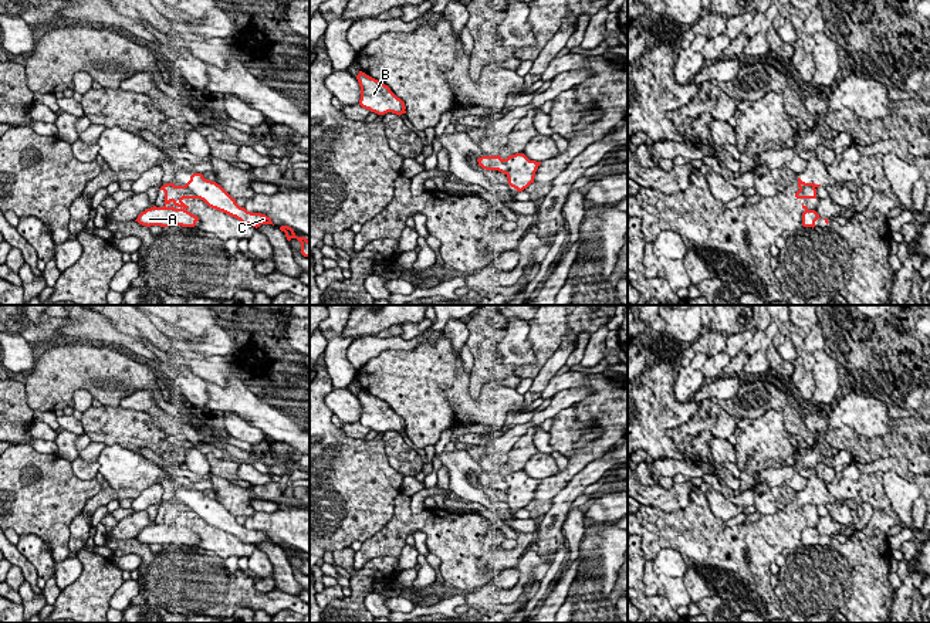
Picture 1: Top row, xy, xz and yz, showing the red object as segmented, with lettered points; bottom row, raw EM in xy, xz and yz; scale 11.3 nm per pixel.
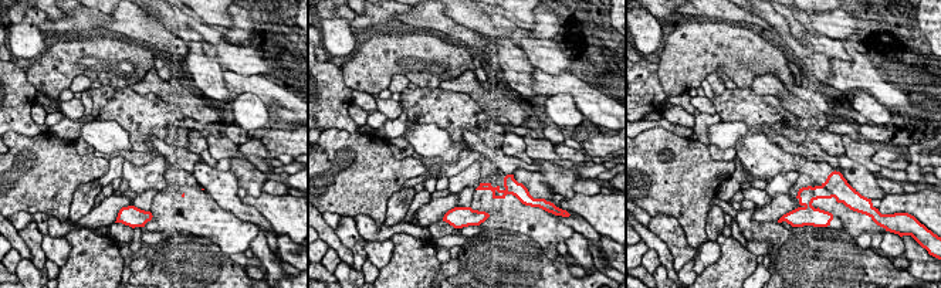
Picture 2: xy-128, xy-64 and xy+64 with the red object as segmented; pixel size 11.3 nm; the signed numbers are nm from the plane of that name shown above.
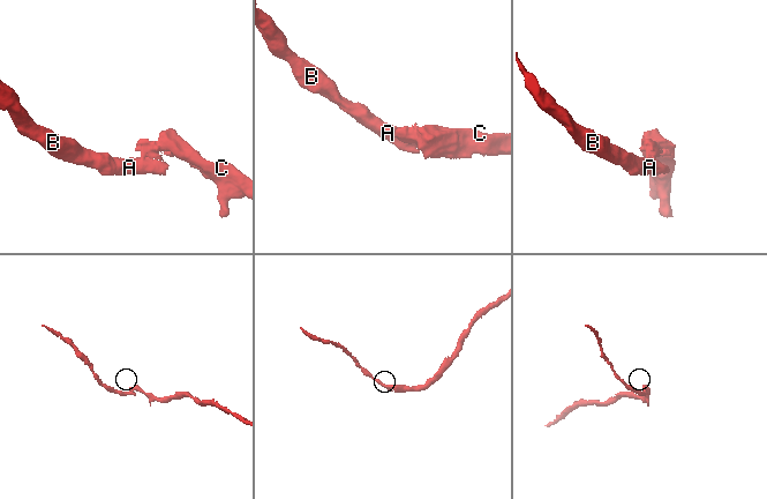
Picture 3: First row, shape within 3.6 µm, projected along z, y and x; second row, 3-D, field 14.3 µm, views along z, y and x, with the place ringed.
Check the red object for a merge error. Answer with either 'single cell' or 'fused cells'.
fused cells

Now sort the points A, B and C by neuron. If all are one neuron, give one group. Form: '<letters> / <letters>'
A B / C

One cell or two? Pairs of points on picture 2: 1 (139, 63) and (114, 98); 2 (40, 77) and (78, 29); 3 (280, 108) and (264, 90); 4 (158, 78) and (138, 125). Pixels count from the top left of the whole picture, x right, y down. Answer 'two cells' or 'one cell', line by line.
1: two cells
2: one cell
3: one cell
4: two cells

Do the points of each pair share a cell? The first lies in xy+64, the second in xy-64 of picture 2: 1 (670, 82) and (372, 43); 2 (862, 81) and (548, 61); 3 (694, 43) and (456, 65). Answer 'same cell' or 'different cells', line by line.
1: same cell
2: different cells
3: same cell

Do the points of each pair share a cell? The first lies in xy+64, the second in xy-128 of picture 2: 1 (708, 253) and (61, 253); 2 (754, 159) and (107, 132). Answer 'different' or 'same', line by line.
1: same
2: same

